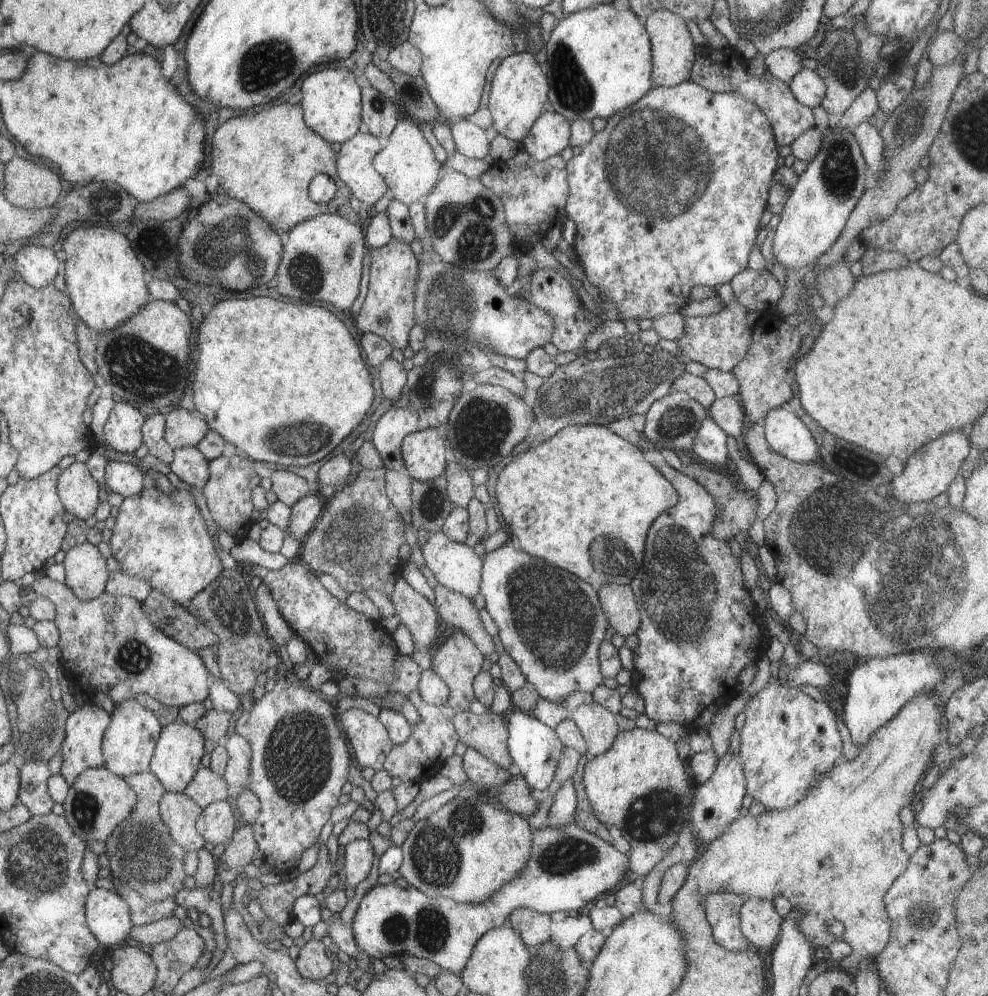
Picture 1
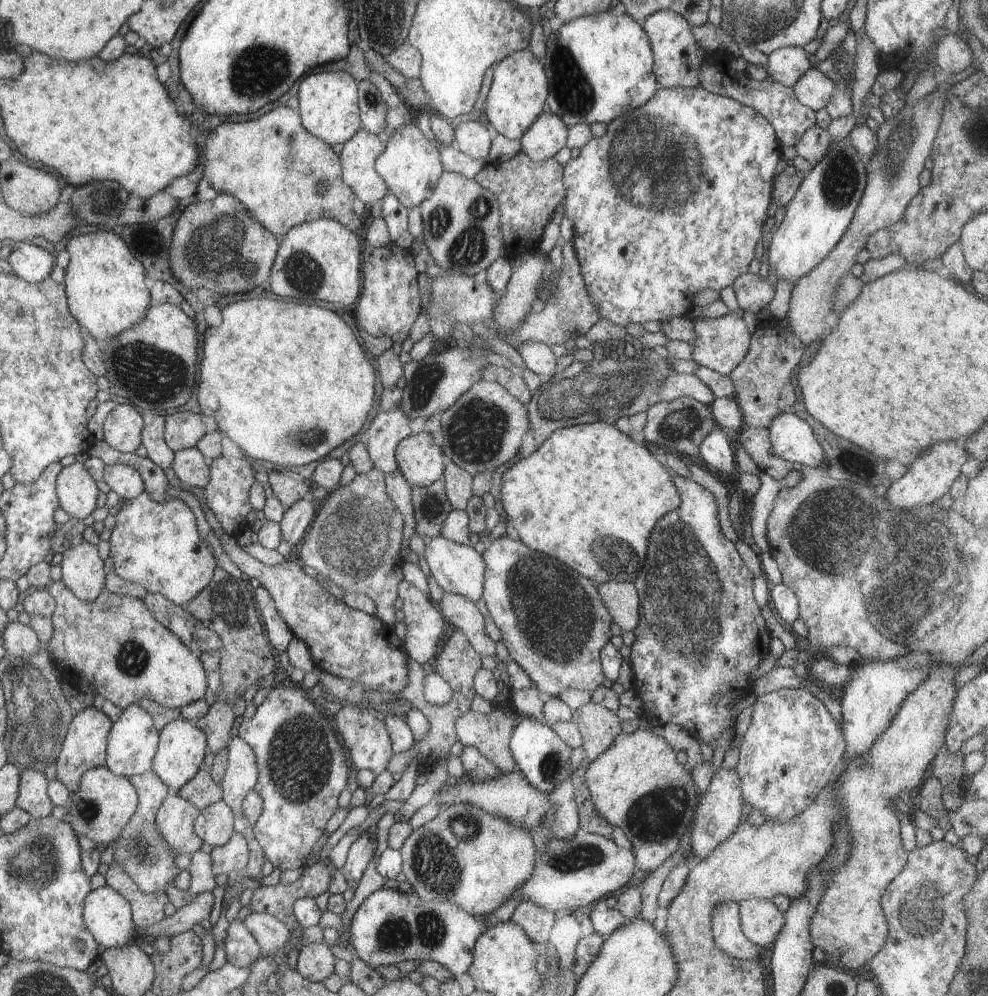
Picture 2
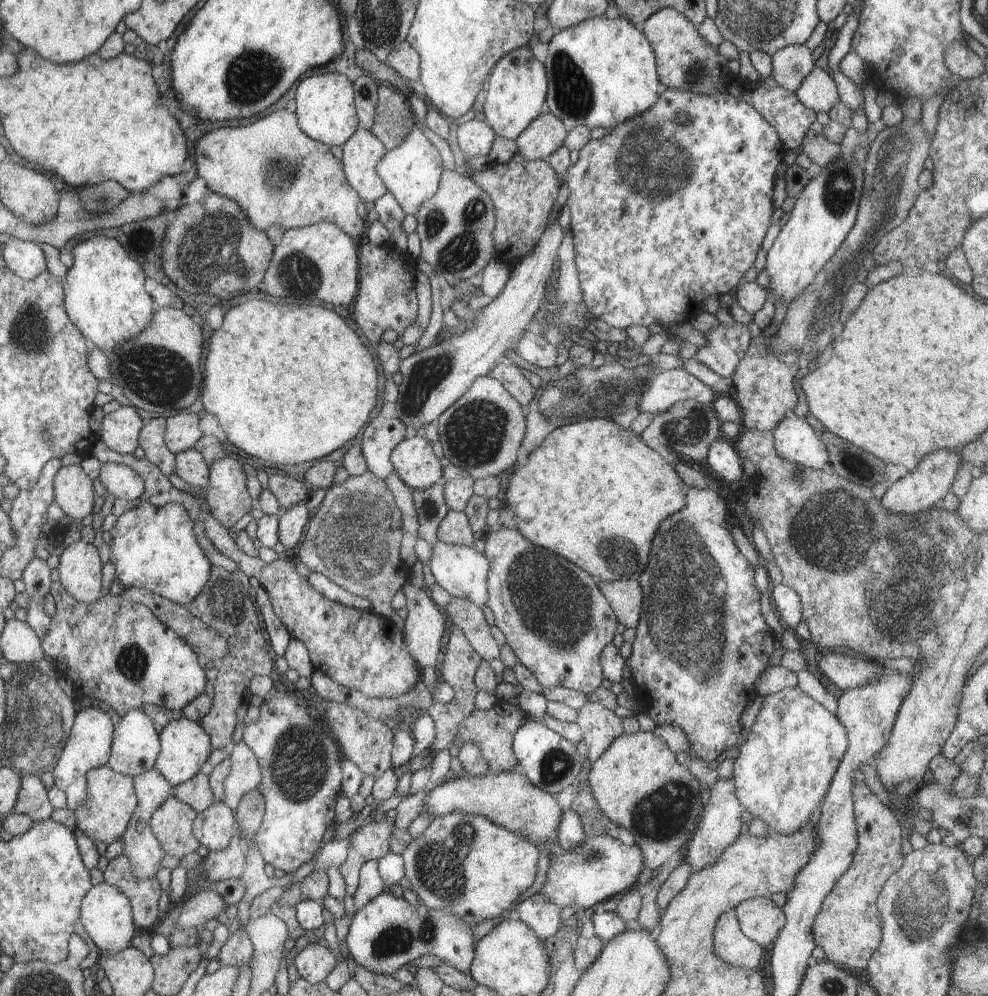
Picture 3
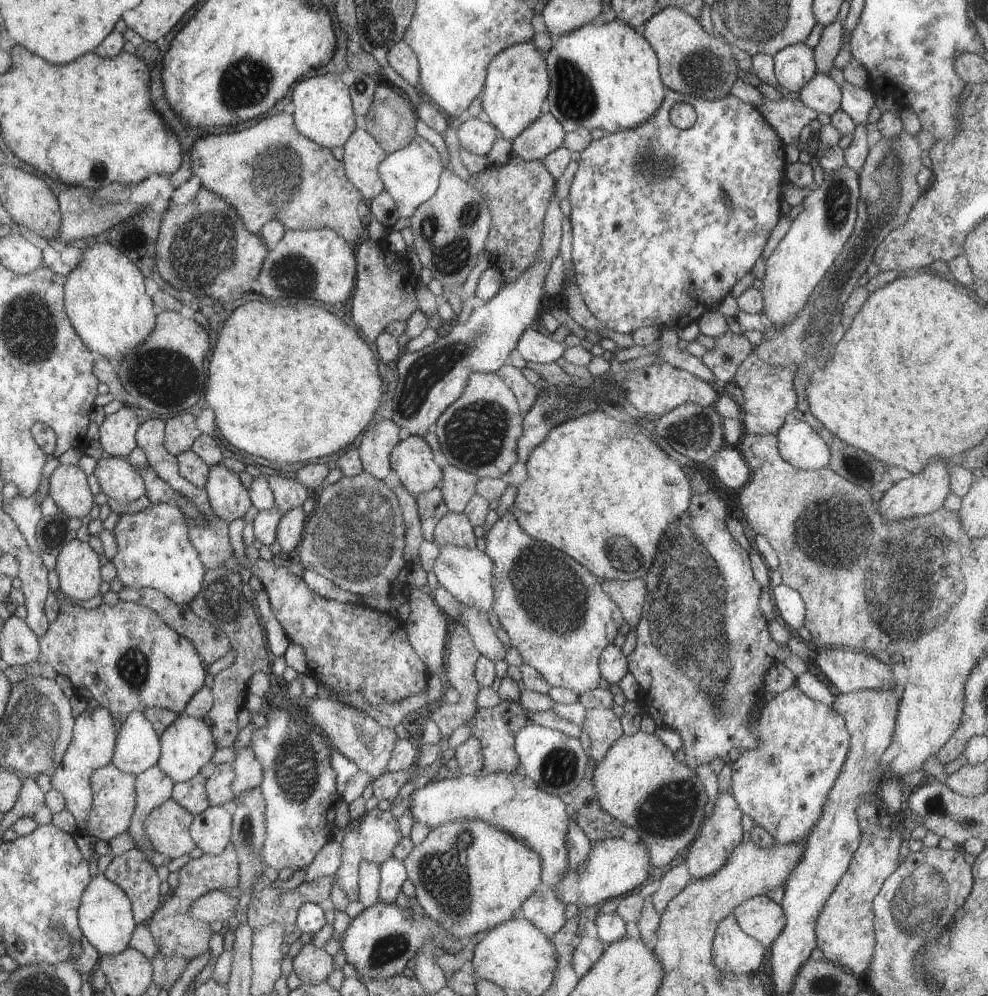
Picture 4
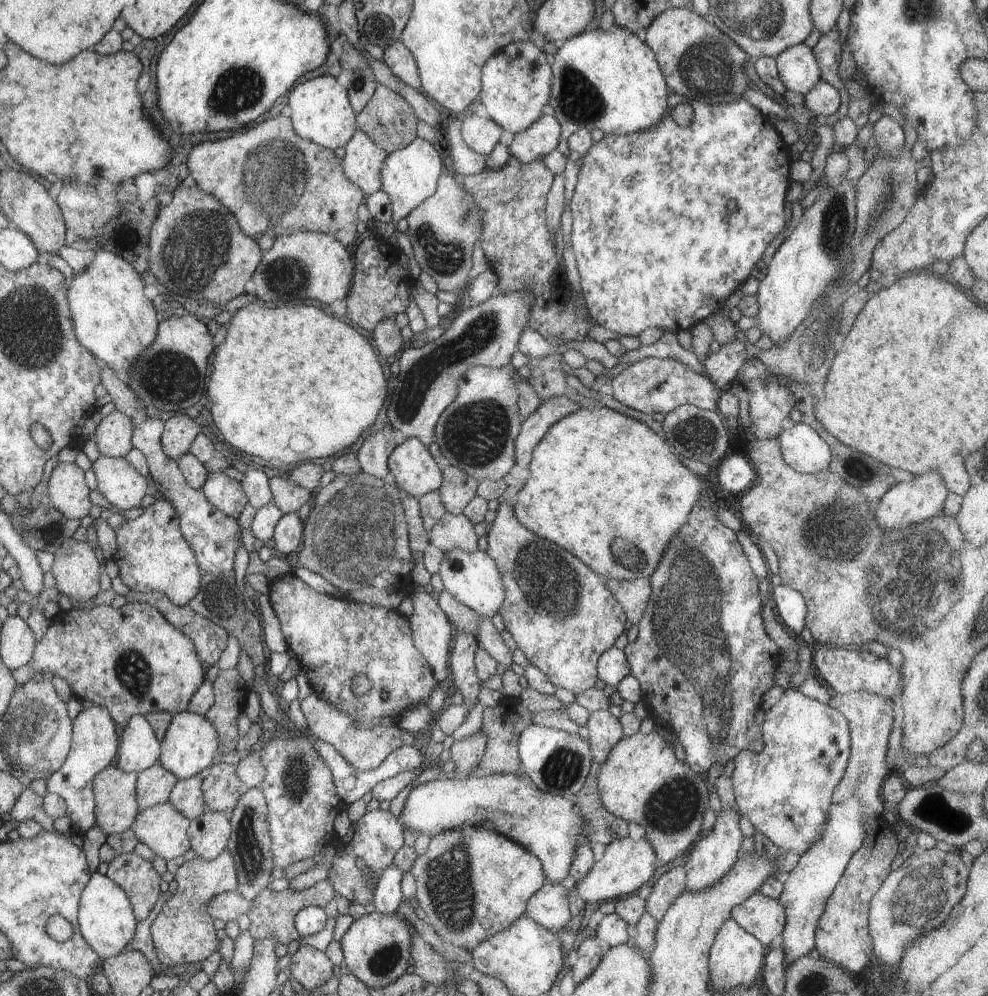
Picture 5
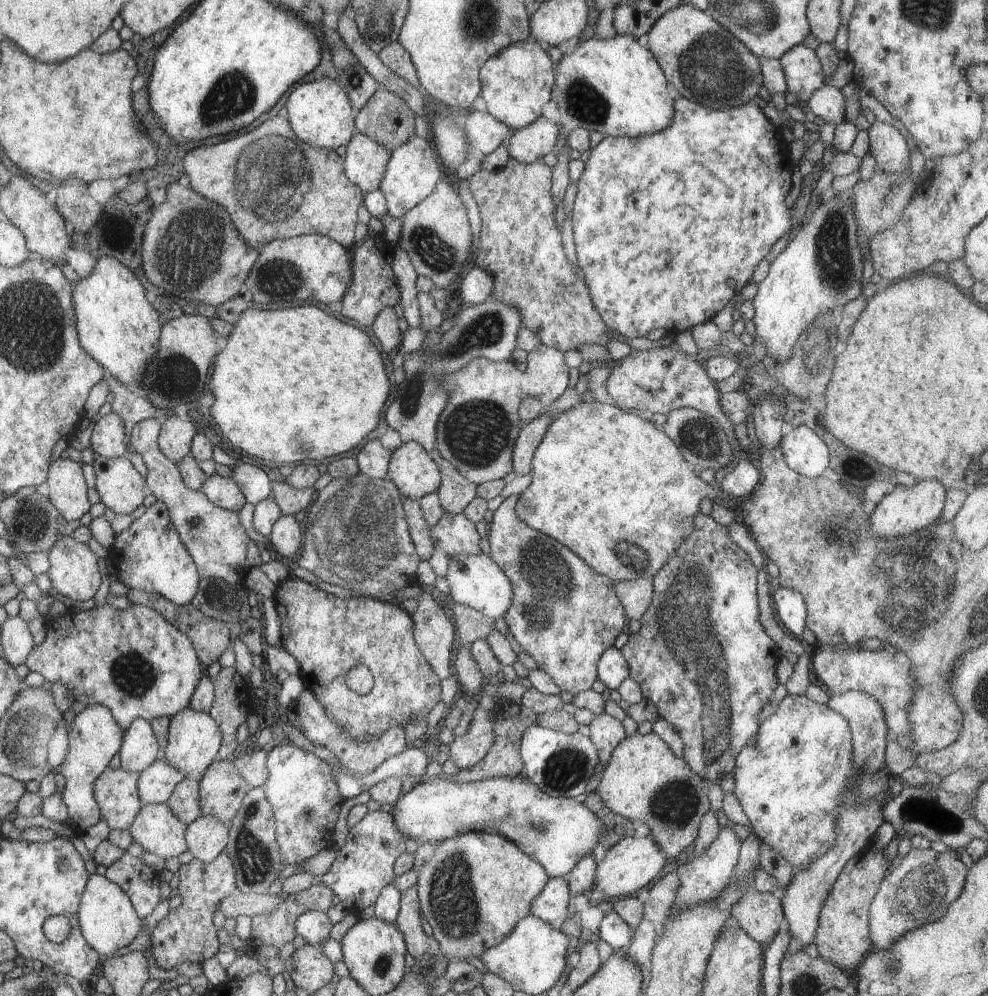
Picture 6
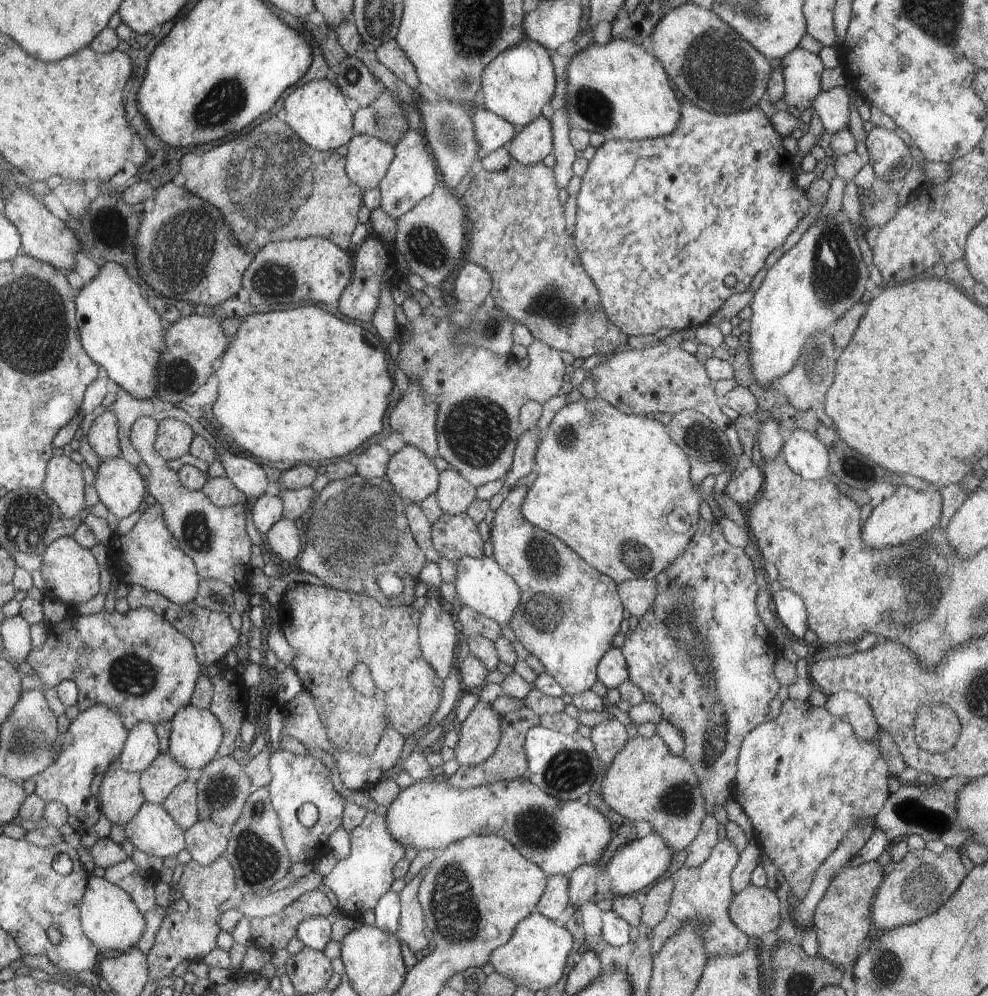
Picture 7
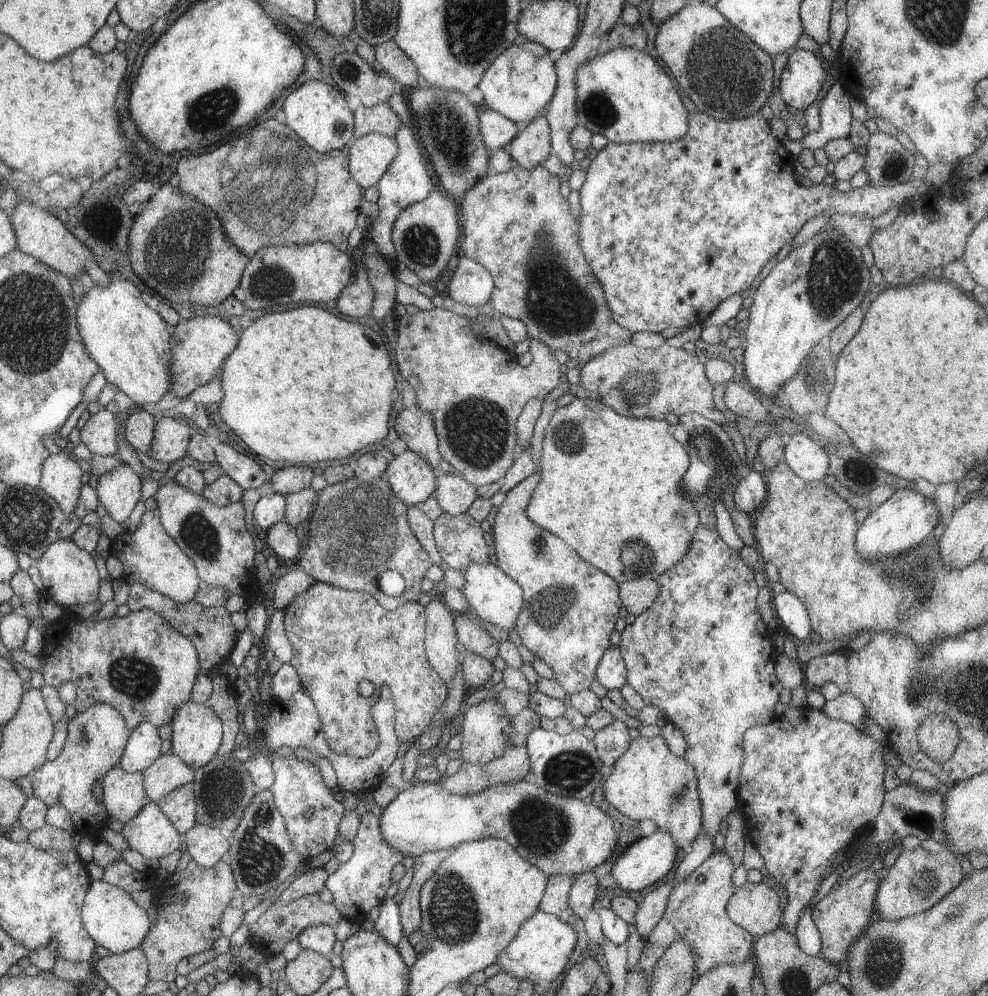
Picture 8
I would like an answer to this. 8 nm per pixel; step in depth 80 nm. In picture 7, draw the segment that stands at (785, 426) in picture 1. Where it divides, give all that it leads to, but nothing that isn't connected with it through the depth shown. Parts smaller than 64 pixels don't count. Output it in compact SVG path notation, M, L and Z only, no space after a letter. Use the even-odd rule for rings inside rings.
M804 429L793 430L790 439L783 442L781 452L783 459L798 476L804 477L809 481L827 478L829 463L828 449L814 434L812 435Z

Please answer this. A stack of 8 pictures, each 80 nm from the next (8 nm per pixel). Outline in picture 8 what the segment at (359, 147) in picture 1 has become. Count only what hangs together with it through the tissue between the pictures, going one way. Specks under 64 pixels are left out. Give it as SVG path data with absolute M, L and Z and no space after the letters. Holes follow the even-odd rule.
M368 133L357 138L353 141L350 152L347 152L351 175L365 190L374 187L398 153L399 148L395 137Z

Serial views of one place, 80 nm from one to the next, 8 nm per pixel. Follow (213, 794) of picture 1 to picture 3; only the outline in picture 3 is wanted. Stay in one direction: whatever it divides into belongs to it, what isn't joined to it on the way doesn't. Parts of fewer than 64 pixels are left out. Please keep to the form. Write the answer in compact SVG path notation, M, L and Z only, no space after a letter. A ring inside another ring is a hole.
M202 772L187 780L186 783L175 785L174 795L190 805L197 813L206 811L215 803L209 785L209 776Z

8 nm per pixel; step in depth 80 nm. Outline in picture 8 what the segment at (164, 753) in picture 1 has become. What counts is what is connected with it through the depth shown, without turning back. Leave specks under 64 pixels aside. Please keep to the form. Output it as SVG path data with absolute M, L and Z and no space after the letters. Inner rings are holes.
M188 701L181 704L175 712L171 722L173 739L171 740L171 752L179 756L184 762L197 770L215 758L216 752L223 742L223 722L219 715L207 703L198 704L196 701Z

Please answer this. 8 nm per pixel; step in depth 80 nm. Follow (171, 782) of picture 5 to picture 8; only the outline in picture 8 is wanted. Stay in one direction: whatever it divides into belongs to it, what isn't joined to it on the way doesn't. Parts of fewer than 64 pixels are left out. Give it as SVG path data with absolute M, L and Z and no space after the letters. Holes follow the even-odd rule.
M170 752L162 754L146 771L146 791L151 800L157 803L163 796L186 784L193 782L196 770L186 764L179 756Z

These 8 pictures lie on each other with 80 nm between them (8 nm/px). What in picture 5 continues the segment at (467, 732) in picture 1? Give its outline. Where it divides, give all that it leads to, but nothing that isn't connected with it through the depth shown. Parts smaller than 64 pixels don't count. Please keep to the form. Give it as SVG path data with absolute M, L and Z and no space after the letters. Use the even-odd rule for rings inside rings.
M518 700L502 701L496 706L485 708L481 730L487 734L487 747L483 759L470 771L468 777L485 777L496 773L521 773L521 760L518 752L521 732L533 722L533 713Z

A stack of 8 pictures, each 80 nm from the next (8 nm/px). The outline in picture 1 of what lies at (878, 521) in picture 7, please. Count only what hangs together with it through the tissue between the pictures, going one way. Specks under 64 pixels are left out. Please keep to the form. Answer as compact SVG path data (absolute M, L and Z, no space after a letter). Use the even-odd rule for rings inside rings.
M950 431L925 444L905 462L900 476L891 480L893 494L901 503L929 503L942 492L949 490L954 478L958 476L962 462L970 452L968 436L962 431Z

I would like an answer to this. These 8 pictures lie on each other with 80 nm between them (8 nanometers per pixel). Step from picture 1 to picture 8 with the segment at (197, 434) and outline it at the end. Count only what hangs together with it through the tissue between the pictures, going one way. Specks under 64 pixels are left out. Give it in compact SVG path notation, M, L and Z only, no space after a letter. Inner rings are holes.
M162 417L155 425L149 457L171 465L187 455L195 429L172 417Z

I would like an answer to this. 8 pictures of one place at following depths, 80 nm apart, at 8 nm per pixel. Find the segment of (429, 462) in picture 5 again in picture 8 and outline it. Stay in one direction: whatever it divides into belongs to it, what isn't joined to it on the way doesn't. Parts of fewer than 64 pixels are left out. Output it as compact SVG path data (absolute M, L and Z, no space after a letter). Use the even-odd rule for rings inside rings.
M406 450L391 456L384 477L388 479L392 492L408 507L433 496L438 471L434 470L419 454Z

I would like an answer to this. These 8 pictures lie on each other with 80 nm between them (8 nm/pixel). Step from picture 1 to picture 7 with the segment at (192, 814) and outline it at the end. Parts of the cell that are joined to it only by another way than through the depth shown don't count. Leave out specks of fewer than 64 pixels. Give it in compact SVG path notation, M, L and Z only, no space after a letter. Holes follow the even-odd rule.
M144 803L135 818L124 825L124 832L136 849L163 859L176 857L187 848L186 832L156 803Z

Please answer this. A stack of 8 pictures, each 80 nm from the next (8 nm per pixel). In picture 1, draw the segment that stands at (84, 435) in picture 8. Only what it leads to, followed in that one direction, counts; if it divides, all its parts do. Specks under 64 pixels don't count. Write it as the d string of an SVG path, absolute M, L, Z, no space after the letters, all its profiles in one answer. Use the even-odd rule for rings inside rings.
M117 402L103 428L104 442L114 451L134 453L143 437L144 416L128 402Z

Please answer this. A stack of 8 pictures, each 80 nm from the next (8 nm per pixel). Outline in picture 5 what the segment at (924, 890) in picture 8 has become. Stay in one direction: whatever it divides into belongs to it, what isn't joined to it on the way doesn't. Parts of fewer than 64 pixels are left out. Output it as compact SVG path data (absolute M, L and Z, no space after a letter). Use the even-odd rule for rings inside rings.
M936 847L931 849L913 848L912 855L903 864L892 871L878 892L872 897L869 910L869 933L872 937L873 951L876 962L883 966L885 977L890 977L899 967L905 948L917 937L939 926L948 918L949 912L958 904L967 891L969 867L962 861L960 852L941 851Z

